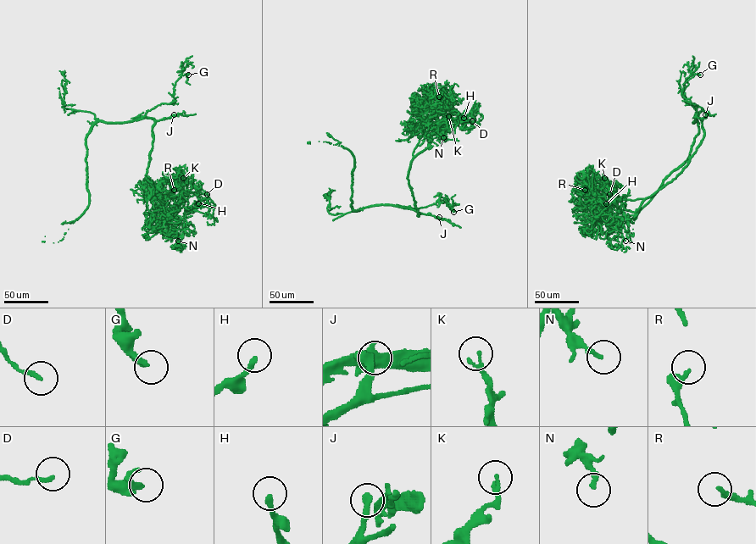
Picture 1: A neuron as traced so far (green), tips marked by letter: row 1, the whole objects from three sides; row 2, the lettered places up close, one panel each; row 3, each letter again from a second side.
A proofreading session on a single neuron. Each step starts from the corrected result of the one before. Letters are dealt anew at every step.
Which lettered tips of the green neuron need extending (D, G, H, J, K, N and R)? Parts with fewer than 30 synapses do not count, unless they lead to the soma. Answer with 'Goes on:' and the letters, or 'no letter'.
Goes on: D, H, J

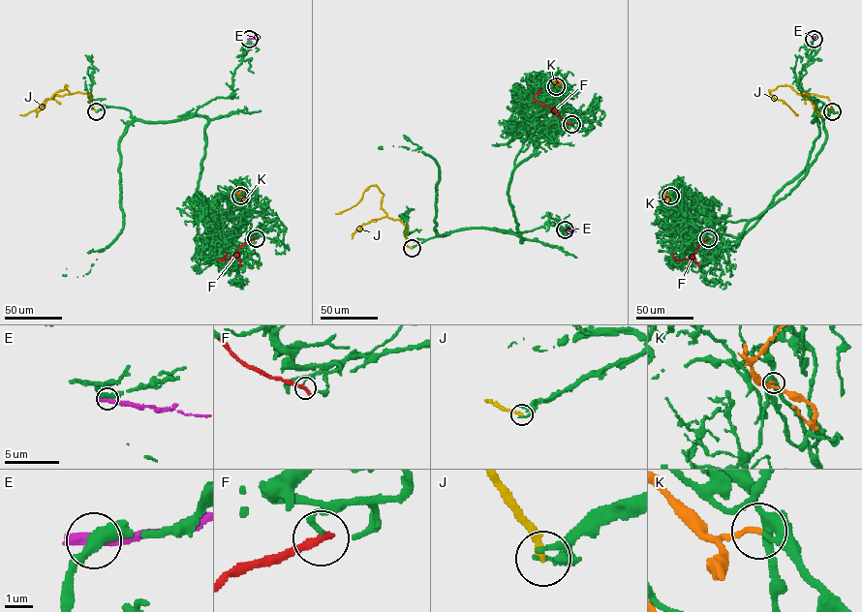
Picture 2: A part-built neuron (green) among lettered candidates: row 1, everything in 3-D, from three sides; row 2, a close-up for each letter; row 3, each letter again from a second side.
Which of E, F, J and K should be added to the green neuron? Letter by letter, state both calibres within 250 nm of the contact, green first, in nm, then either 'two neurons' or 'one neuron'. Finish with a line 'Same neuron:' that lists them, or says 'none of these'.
E: calibres 420 and 480 nm; two neurons
F: calibres 180 and 320 nm; two neurons
J: calibres 130 and 240 nm; two neurons
K: calibres 240 and 180 nm; one neuron
Same neuron: K

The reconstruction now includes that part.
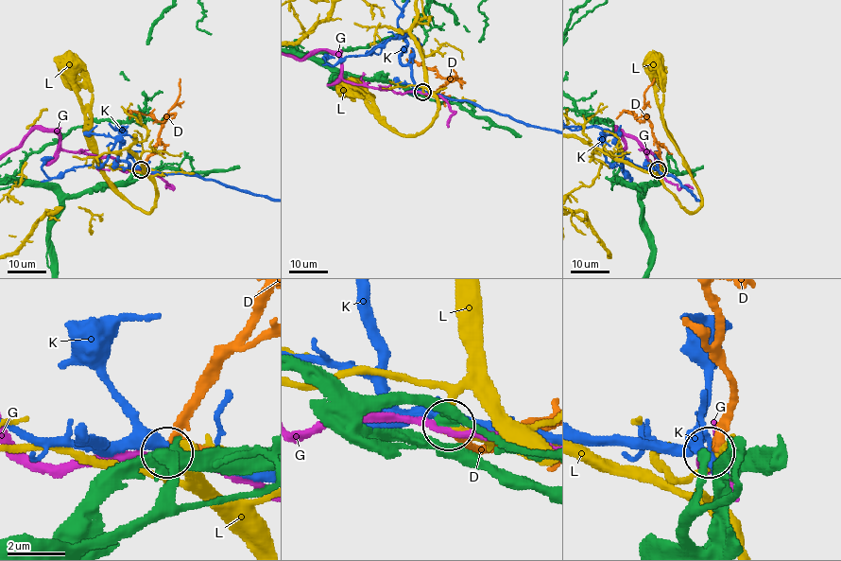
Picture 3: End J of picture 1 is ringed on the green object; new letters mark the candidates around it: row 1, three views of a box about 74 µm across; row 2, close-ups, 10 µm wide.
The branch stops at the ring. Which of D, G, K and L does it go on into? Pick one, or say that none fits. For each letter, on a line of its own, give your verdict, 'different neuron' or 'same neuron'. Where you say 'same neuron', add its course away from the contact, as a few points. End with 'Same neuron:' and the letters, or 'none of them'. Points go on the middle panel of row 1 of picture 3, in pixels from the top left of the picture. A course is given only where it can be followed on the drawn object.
D: same neuron; it runs (422, 92), (426, 96), (437, 93), (447, 79), (412, 58), (412, 50)
G: different neuron
K: different neuron
L: different neuron
Same neuron: D

